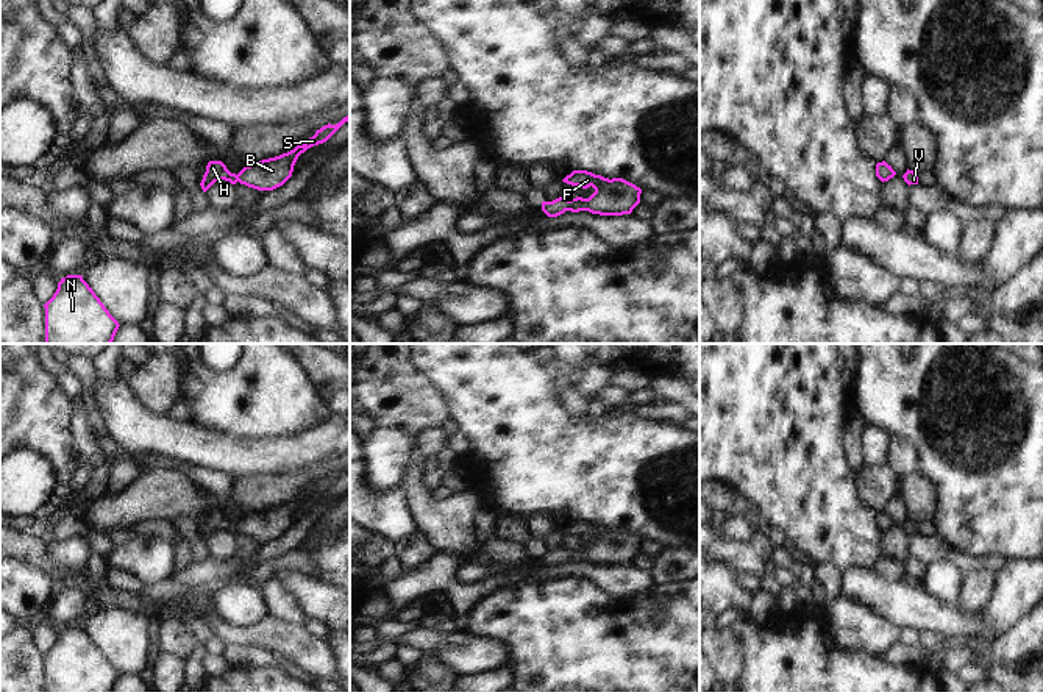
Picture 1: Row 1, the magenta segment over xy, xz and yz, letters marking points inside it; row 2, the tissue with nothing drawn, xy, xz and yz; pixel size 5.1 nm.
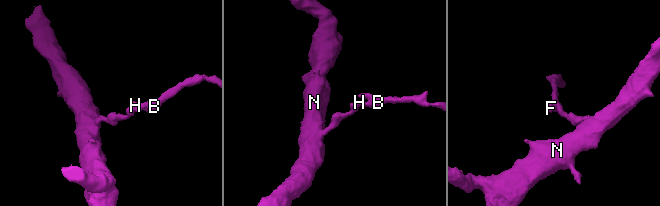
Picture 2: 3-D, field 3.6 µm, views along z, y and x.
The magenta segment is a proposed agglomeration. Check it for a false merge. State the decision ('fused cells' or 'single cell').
single cell

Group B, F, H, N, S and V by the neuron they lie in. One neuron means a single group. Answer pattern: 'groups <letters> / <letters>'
groups B F H N S V

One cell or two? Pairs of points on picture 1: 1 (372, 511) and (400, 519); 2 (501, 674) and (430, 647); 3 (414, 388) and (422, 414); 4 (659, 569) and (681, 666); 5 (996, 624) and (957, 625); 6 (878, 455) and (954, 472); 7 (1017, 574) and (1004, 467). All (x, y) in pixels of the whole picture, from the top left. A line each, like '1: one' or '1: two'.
1: one
2: two
3: one
4: two
5: two
6: two
7: two

